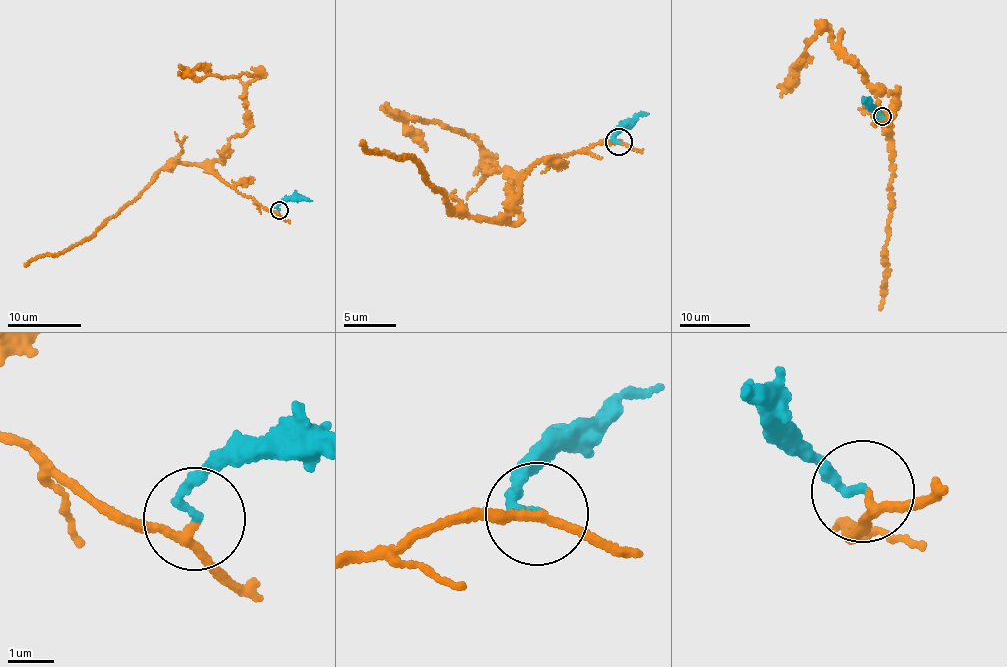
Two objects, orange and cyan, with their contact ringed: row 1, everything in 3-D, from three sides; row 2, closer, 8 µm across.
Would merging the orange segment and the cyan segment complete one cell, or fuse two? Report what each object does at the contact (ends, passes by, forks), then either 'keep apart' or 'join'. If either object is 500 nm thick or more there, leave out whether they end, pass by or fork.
orange passes by; cyan ends there; join

